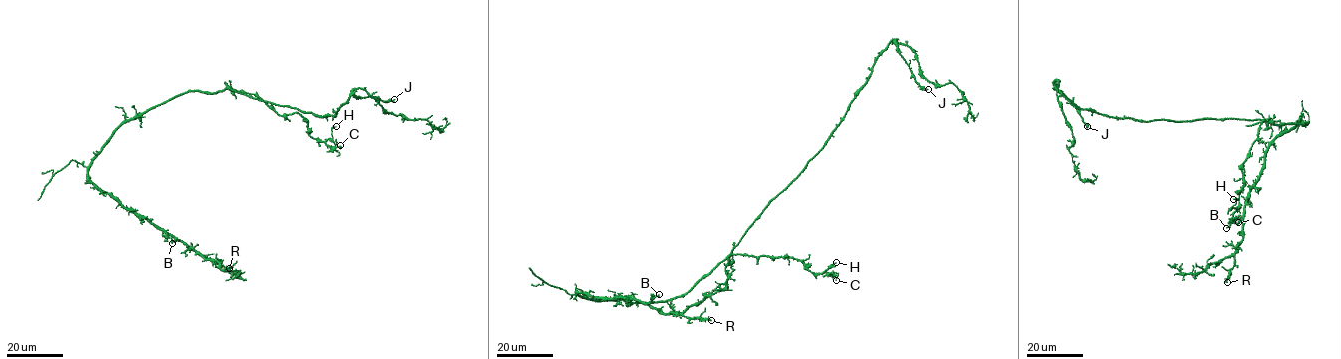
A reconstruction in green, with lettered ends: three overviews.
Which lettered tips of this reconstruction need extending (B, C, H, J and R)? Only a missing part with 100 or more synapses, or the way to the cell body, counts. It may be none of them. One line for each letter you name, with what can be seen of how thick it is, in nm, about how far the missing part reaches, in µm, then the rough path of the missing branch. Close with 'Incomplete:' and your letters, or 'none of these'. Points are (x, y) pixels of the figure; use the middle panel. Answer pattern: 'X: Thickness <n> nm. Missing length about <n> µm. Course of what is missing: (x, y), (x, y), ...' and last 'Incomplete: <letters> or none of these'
Incomplete: none of these

